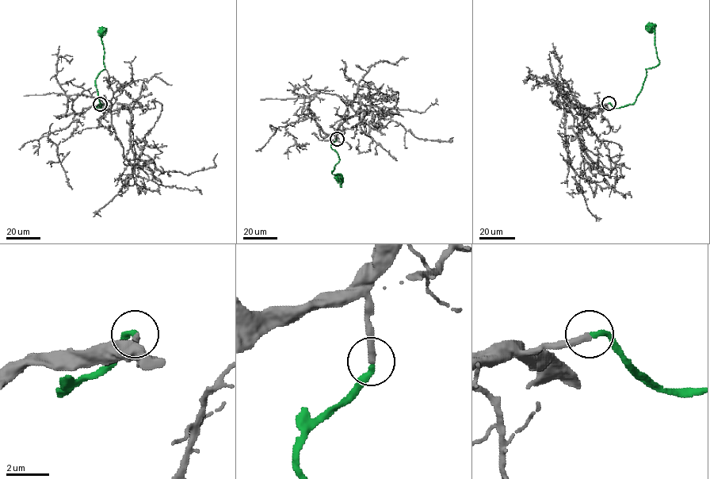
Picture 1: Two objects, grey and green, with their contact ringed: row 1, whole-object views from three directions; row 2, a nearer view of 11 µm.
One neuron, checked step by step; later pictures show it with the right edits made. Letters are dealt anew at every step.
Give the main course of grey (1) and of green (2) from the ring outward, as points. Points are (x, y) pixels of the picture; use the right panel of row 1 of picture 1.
1: (608, 103), (581, 108), (579, 143), (589, 165), (597, 163), (589, 164), (592, 173), (609, 177), (607, 155)
2: (608, 103), (616, 108), (632, 104), (640, 91), (646, 70), (659, 63), (654, 33), (649, 27)

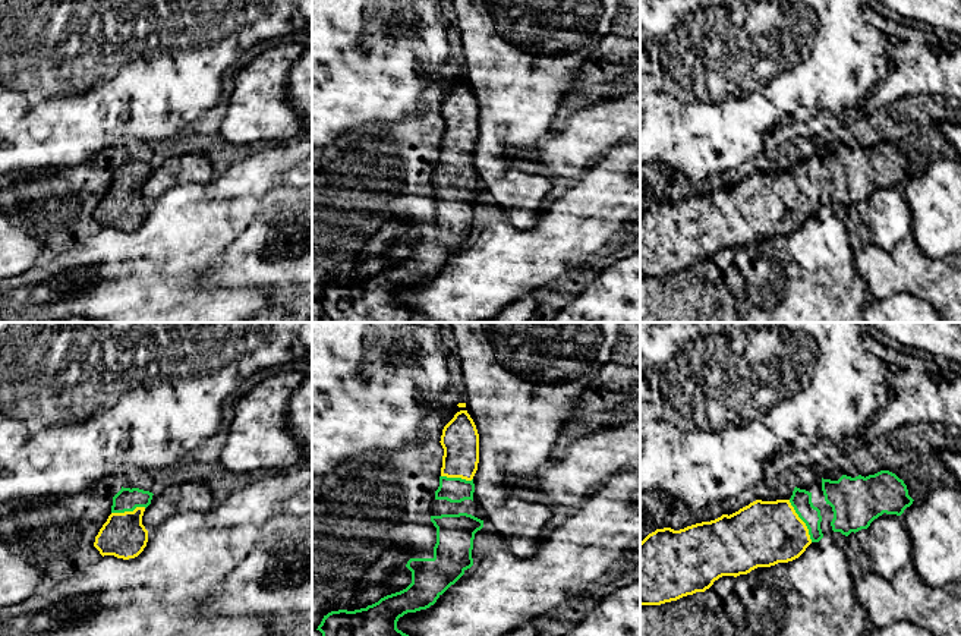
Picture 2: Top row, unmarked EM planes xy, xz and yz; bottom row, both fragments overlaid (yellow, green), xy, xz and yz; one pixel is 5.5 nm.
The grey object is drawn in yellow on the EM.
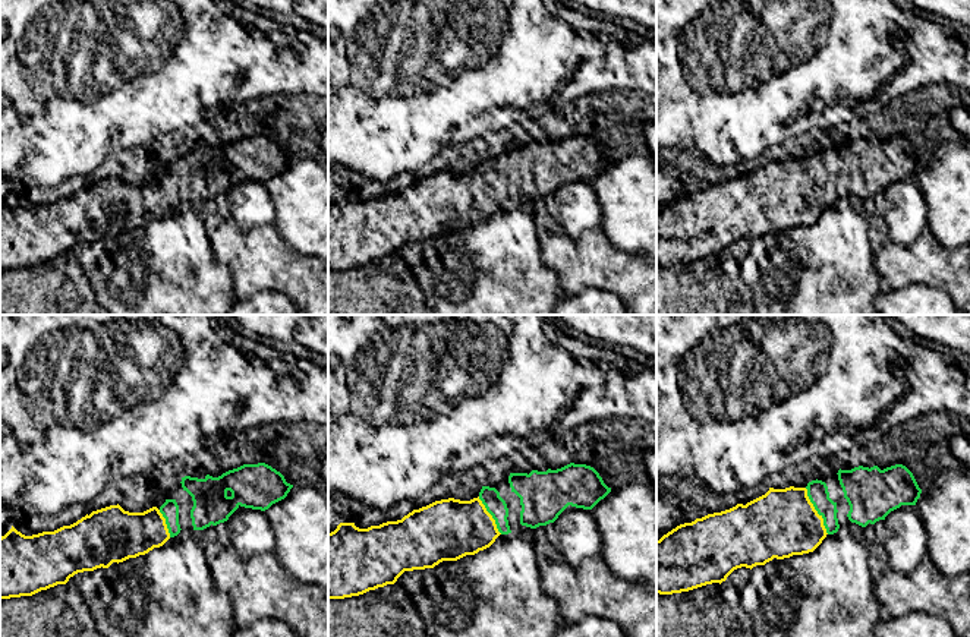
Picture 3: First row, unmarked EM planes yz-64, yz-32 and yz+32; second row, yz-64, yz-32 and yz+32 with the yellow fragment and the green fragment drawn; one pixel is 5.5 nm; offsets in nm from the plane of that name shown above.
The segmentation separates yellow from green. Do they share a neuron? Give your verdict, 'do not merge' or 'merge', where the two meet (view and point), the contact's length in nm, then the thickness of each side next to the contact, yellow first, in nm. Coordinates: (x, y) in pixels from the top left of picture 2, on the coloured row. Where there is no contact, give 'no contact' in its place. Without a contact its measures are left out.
merge; meets yellow in yz at (802, 520); contact 260 nm long; 360 nm thick on the yellow side, 110 nm on the other

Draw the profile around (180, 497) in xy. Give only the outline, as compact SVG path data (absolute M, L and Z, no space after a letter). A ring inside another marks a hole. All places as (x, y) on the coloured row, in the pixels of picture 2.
M180 482L168 485L152 495L145 509L142 525L148 532L161 526L171 514L182 511L208 511L217 501L218 494L204 482Z

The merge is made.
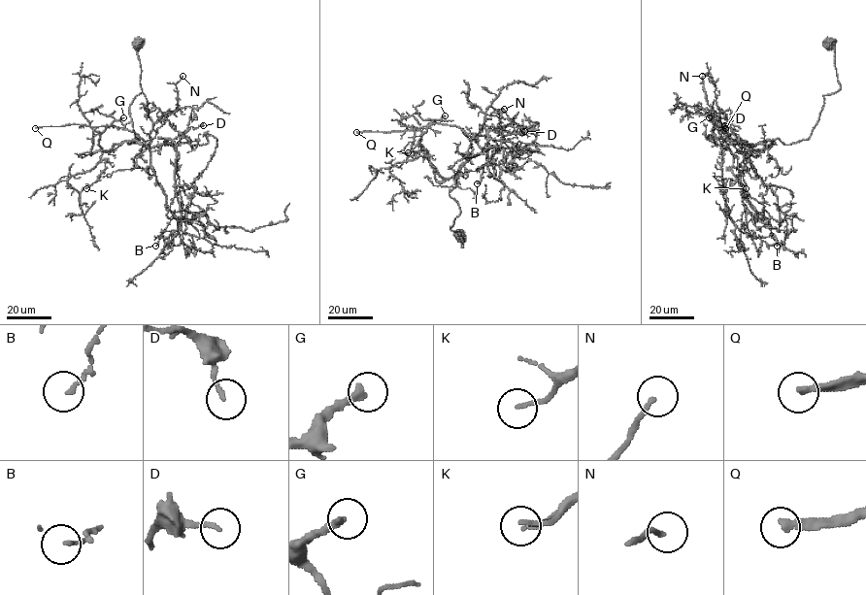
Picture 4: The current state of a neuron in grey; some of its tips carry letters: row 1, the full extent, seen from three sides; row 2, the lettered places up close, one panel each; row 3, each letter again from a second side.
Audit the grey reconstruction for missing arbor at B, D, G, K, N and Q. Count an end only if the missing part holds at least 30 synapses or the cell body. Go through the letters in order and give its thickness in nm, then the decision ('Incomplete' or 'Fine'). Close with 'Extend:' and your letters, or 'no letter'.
B: Thickness 140 nm. Fine
D: Thickness 130 nm. Fine
G: Thickness 280 nm. Incomplete
K: Thickness 150 nm. Incomplete
N: Thickness 170 nm. Fine
Q: Thickness 280 nm. Incomplete
Extend: G, K, Q

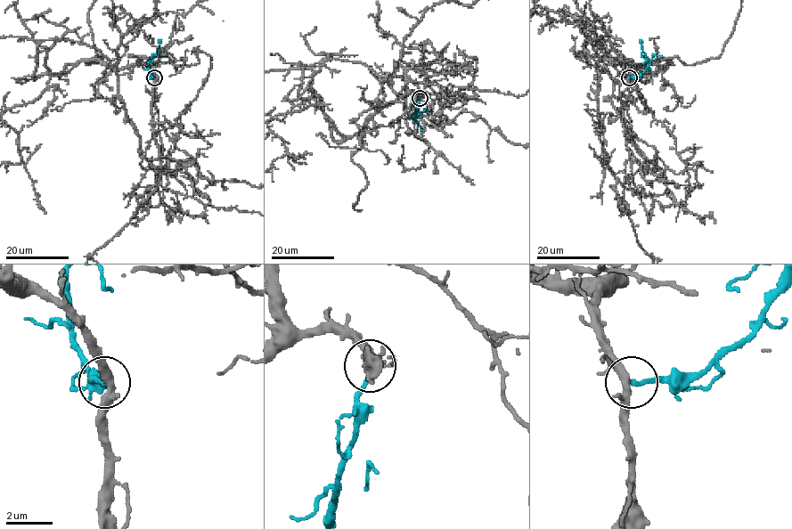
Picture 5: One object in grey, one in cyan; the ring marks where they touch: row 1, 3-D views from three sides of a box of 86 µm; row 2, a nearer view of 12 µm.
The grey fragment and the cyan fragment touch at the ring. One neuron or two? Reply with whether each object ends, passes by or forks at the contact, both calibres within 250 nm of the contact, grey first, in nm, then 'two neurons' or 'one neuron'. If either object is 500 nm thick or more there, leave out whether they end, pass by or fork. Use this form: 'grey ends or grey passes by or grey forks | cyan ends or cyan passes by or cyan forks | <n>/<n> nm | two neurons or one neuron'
grey passes by | cyan ends | 340/200 nm | one neuron

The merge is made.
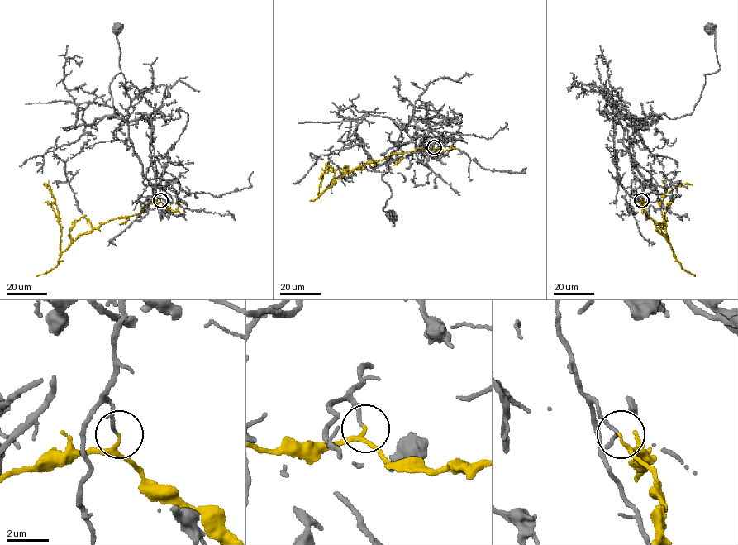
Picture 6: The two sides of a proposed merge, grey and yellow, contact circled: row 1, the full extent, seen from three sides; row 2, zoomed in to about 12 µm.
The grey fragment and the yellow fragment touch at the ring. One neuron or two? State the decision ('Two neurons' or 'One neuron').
Two neurons

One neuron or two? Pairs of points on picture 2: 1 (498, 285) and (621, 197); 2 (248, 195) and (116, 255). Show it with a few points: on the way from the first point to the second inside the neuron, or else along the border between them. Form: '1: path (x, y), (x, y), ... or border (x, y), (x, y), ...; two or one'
1: path (529, 260), (541, 257), (583, 222), (591, 220); one
2: path (216, 213), (192, 223), (148, 254); one

